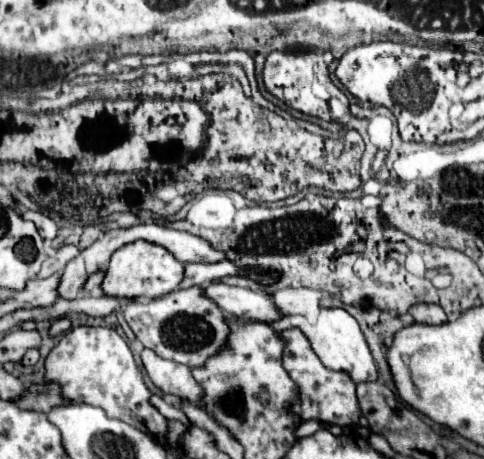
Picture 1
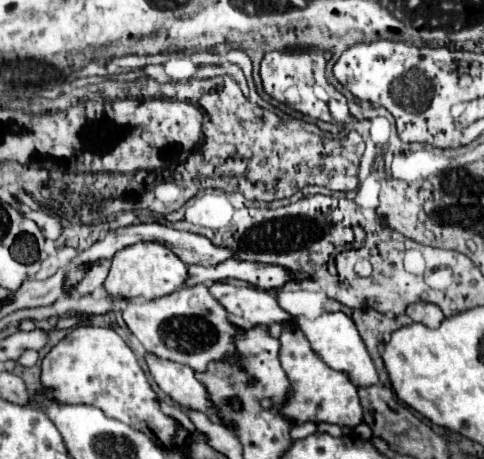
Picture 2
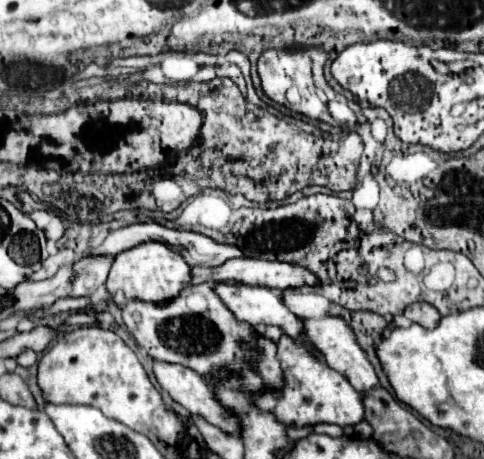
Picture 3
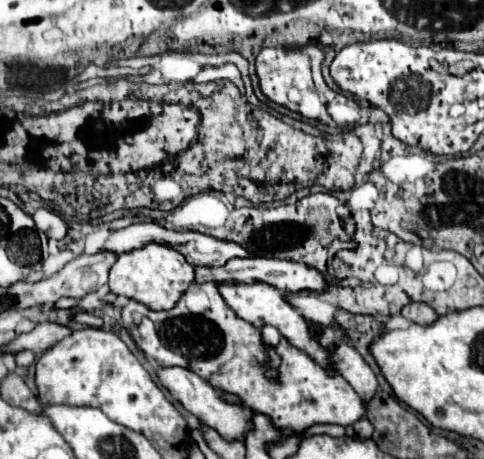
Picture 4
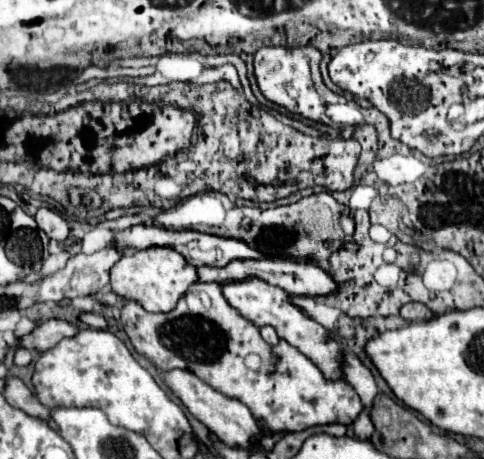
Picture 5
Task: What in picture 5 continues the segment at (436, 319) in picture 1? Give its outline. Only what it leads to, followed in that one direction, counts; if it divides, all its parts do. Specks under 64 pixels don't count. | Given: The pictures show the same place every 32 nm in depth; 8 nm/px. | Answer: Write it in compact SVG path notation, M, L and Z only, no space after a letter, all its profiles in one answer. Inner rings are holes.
M408 302L400 308L400 316L404 320L410 320L410 322L422 322L428 318L428 314L432 314L432 312L420 302Z

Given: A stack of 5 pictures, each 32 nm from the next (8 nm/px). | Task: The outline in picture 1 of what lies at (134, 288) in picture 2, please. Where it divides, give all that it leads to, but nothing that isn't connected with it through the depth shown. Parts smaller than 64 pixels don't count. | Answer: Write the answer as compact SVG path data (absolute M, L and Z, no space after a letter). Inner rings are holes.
M144 240L132 242L116 250L110 258L106 278L102 282L102 290L108 296L118 296L118 298L158 298L162 294L168 294L180 286L184 280L184 264L178 262L172 252L166 248L160 248L156 244L148 244Z

